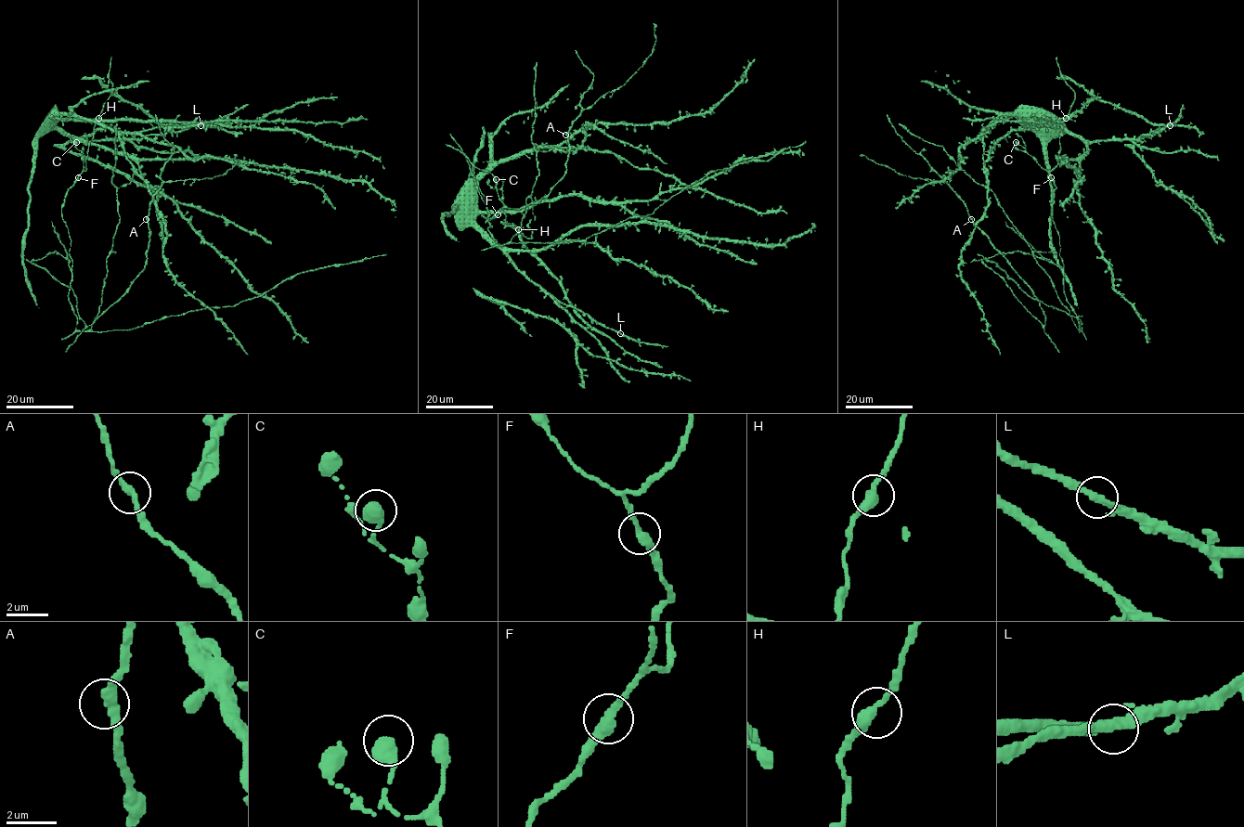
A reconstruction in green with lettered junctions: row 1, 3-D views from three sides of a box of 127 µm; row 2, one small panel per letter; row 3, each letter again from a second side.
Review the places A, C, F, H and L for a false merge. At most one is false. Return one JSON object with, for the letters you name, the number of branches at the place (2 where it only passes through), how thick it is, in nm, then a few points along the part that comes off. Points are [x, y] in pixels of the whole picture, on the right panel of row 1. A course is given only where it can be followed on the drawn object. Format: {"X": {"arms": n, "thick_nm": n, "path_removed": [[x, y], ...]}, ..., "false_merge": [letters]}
{"false_merge": []}

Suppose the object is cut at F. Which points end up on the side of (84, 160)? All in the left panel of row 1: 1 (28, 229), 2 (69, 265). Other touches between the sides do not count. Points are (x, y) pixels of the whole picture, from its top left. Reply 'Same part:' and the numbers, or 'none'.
Same part: 1

